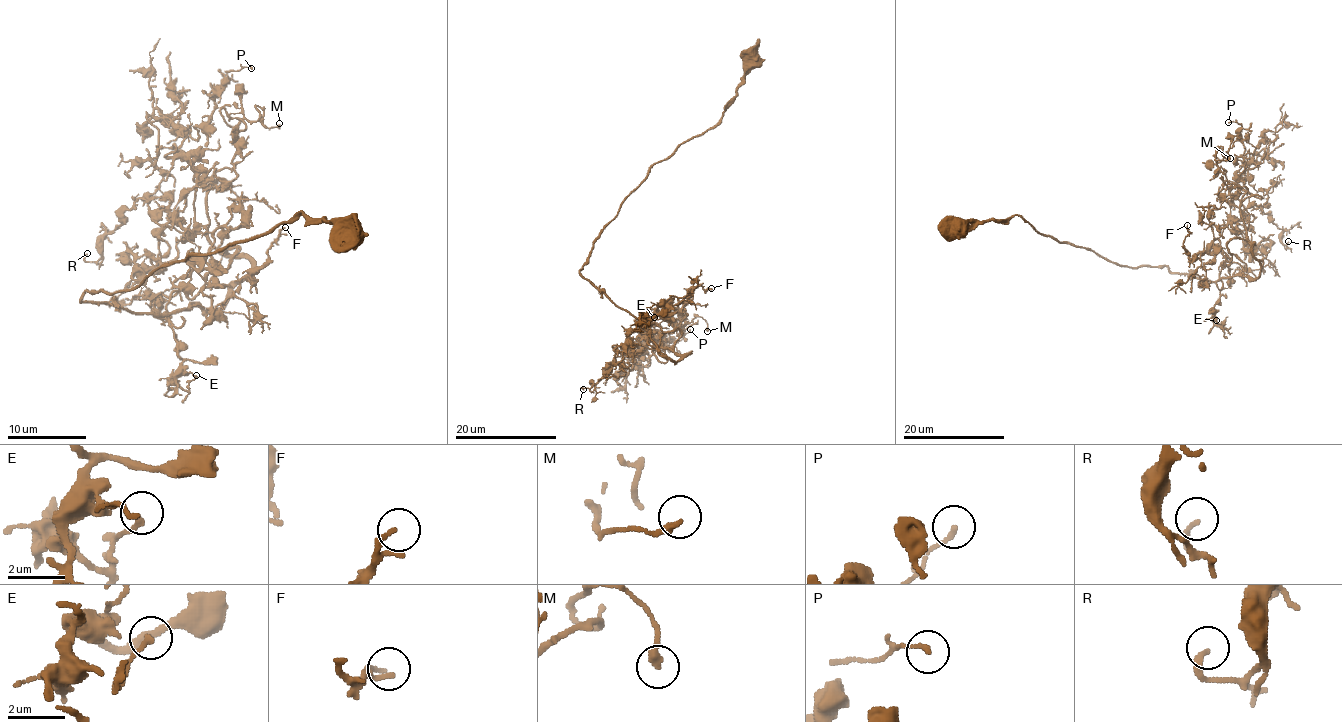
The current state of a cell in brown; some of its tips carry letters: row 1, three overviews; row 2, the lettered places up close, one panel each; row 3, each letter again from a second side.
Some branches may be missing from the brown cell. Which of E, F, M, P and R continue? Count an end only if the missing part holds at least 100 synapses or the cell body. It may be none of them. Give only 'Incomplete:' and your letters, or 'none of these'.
Incomplete: none of these

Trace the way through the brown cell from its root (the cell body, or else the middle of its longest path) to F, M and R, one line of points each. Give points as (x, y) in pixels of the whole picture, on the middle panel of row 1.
F: (752, 62), (724, 115), (650, 169), (579, 271), (645, 327), (665, 314), (658, 304), (711, 288)
M: (752, 62), (724, 115), (650, 169), (579, 271), (645, 327), (677, 308), (676, 327), (701, 317), (707, 331)
R: (752, 62), (724, 115), (650, 169), (579, 271), (645, 327), (655, 313), (626, 340), (638, 348), (583, 389)

